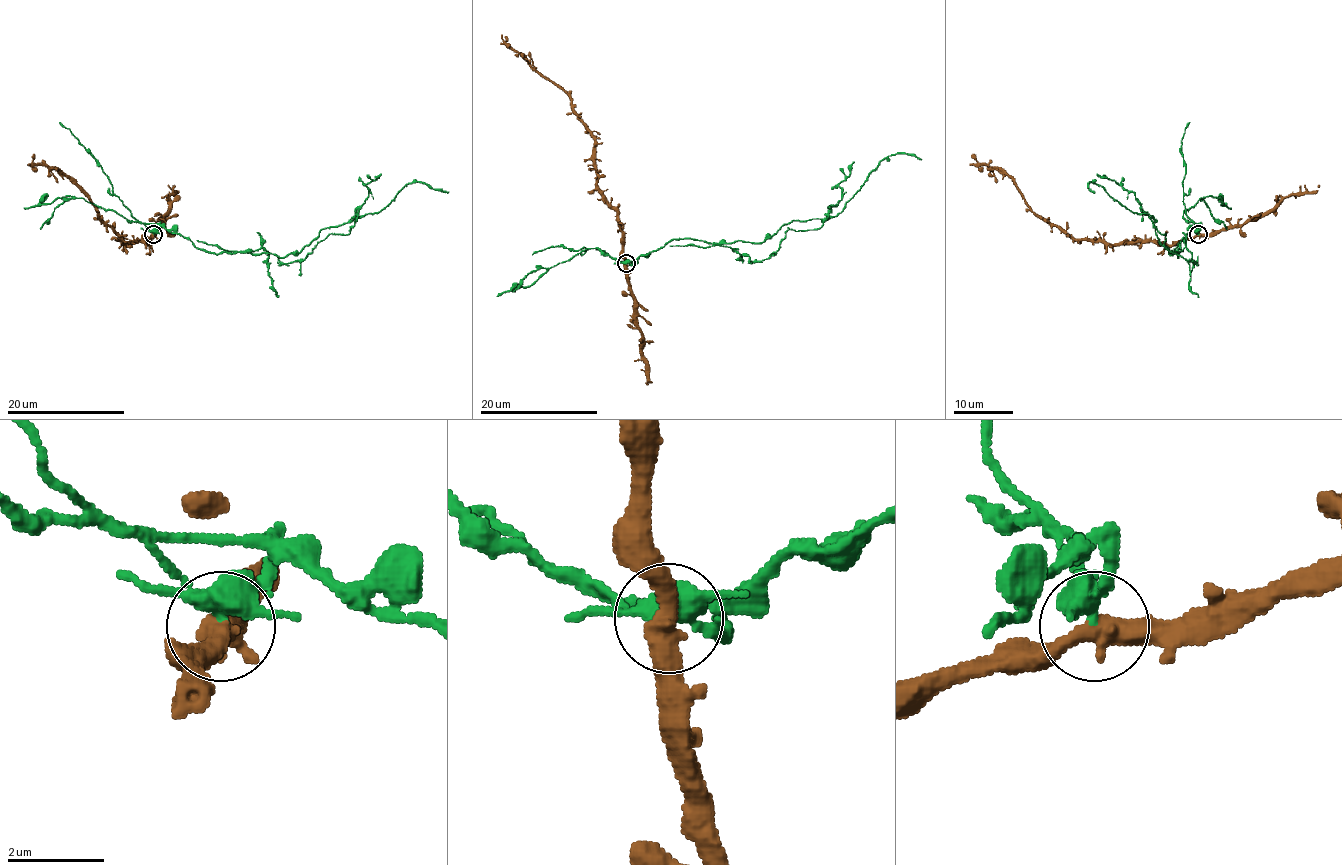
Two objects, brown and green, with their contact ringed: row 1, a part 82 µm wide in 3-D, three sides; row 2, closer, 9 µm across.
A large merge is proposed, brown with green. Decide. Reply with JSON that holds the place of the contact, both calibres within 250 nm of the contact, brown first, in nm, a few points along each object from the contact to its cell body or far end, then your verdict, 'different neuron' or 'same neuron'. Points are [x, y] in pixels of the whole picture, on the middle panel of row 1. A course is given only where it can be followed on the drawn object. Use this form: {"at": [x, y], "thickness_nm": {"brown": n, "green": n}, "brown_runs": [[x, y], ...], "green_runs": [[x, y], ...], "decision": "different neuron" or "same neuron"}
{"at": [626, 263], "thickness_nm": {"brown": 440, "green": 360}, "brown_runs": [[626, 263], [619, 213], [597, 183], [594, 137], [573, 109], [572, 99], [508, 46], [507, 37]], "green_runs": [[626, 263], [681, 238], [758, 242], [792, 220], [836, 216], [885, 158], [913, 154], [922, 160]], "decision": "different neuron"}

